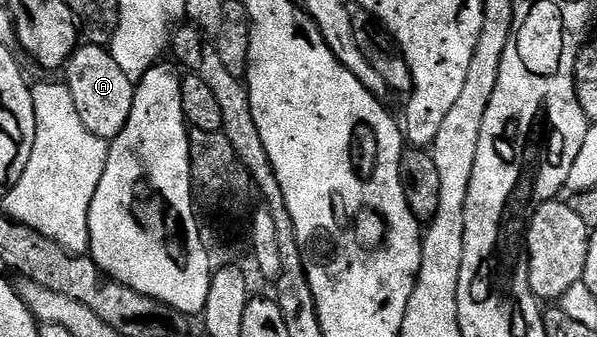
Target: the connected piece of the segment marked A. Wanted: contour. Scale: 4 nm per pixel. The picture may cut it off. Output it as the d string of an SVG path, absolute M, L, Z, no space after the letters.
M92 44L78 45L64 67L64 74L63 82L69 87L71 100L75 100L75 109L79 112L79 117L83 120L83 125L87 131L106 140L117 138L119 132L123 132L123 128L131 116L131 104L135 100L134 79L129 78L127 72L123 72L123 68L119 68L119 64L115 64L112 53L106 47Z

